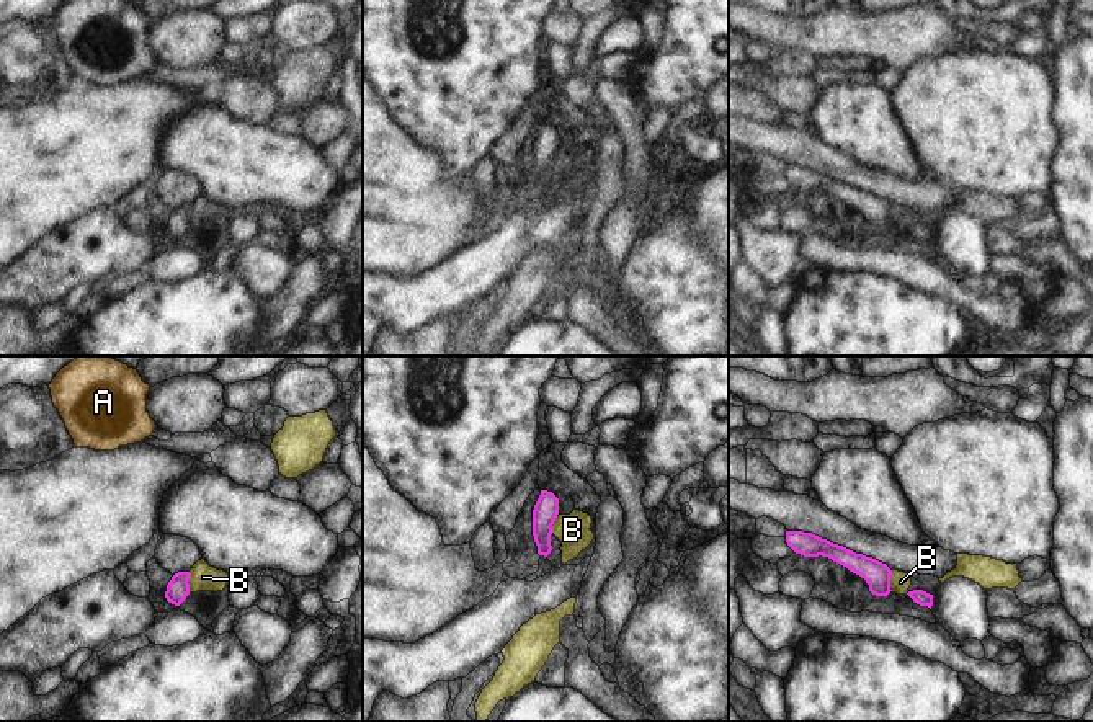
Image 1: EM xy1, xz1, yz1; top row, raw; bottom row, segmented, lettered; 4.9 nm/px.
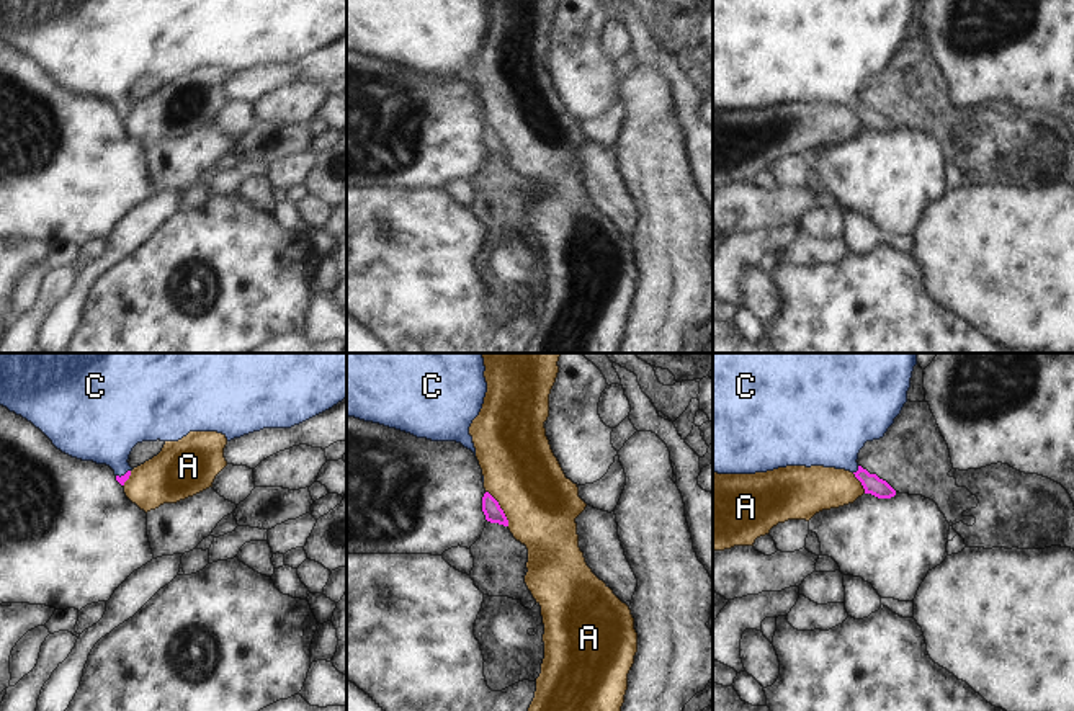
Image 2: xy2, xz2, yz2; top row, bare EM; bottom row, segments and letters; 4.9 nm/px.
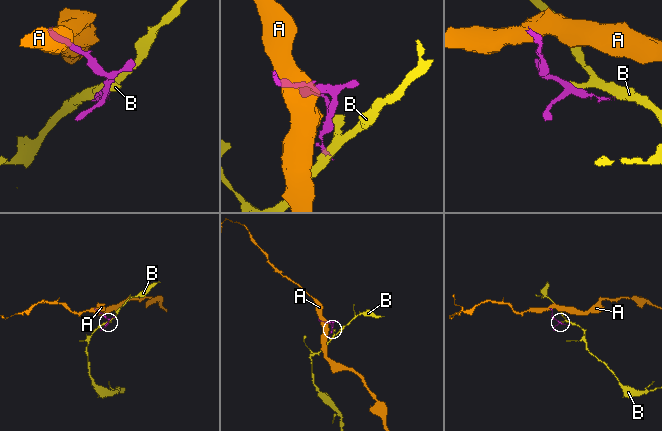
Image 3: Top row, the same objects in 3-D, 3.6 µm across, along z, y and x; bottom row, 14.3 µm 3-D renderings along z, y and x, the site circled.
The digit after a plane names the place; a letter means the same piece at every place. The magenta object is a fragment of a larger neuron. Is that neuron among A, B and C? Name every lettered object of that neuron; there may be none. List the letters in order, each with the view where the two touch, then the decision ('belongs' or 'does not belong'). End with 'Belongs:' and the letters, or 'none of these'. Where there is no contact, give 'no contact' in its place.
A: xz2 | does not belong
B: xy1 | does not belong
C: yz2 | belongs
Belongs: C

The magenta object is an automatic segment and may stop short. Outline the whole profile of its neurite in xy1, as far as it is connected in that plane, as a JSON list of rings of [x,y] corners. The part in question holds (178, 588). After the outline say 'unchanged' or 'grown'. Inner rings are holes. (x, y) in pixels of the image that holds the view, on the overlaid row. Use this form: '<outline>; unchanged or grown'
[[[178,572],[167,585],[165,598],[168,603],[180,606],[190,595],[190,572]]]; unchanged

